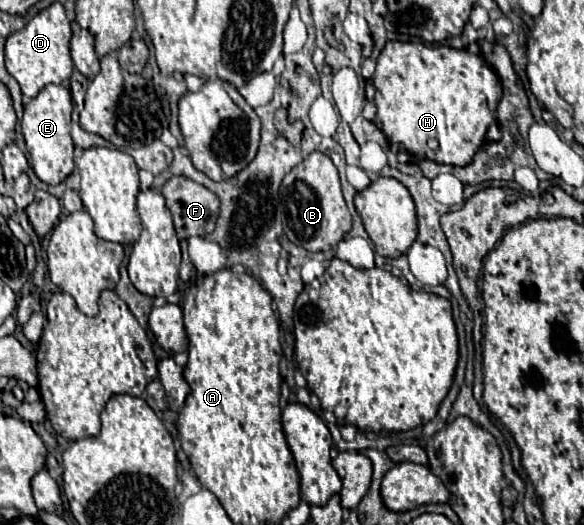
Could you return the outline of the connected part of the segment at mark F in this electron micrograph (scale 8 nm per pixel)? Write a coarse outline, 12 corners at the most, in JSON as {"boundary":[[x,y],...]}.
{"boundary":[[185,176],[161,192],[181,240],[215,230],[221,200]]}

